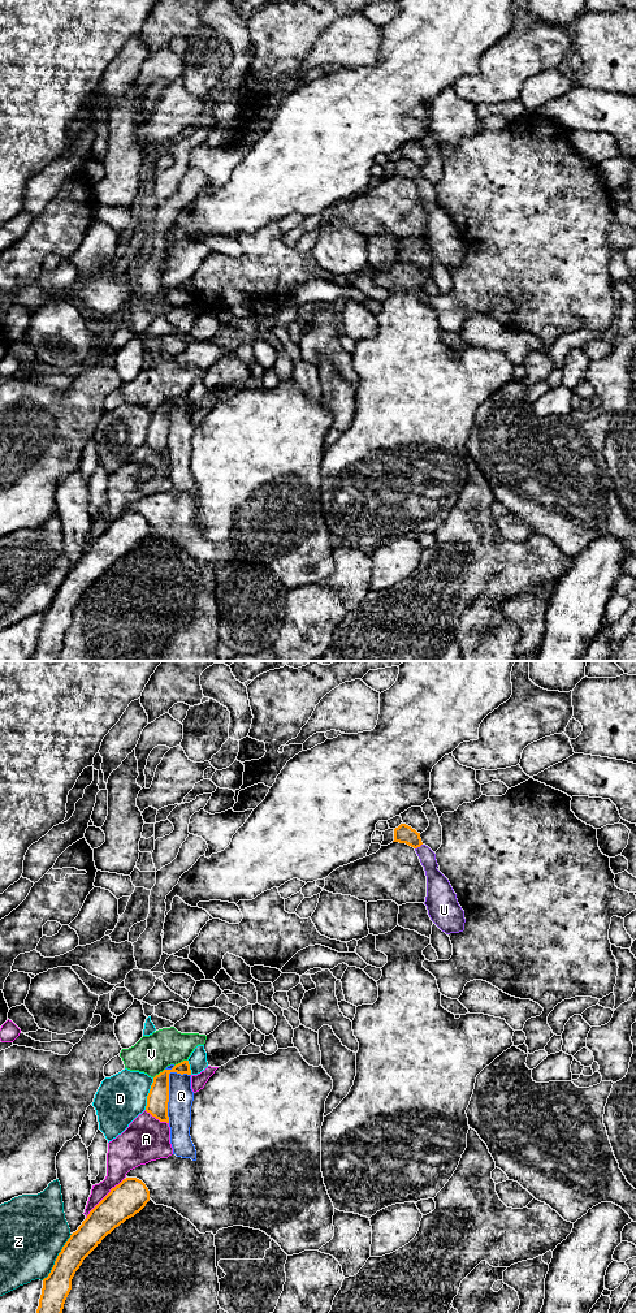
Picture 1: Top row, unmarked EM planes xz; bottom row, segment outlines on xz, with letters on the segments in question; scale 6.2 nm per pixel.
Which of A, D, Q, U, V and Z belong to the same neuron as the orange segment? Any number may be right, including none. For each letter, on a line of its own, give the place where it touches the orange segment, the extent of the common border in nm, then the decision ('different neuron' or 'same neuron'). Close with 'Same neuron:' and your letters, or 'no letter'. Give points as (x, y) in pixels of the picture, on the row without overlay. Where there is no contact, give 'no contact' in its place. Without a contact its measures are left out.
A: contact xz (104, 531); length 340 nm; different neuron
D: contact xz (148, 427); length 200 nm; different neuron
Q: contact xz (168, 428); length 360 nm; different neuron
U: contact xz (418, 180); length 60 nm; same neuron
V: contact xz (181, 396); length 90 nm; different neuron
Z: contact xz (57, 591); length 340 nm; different neuron
Same neuron: U

